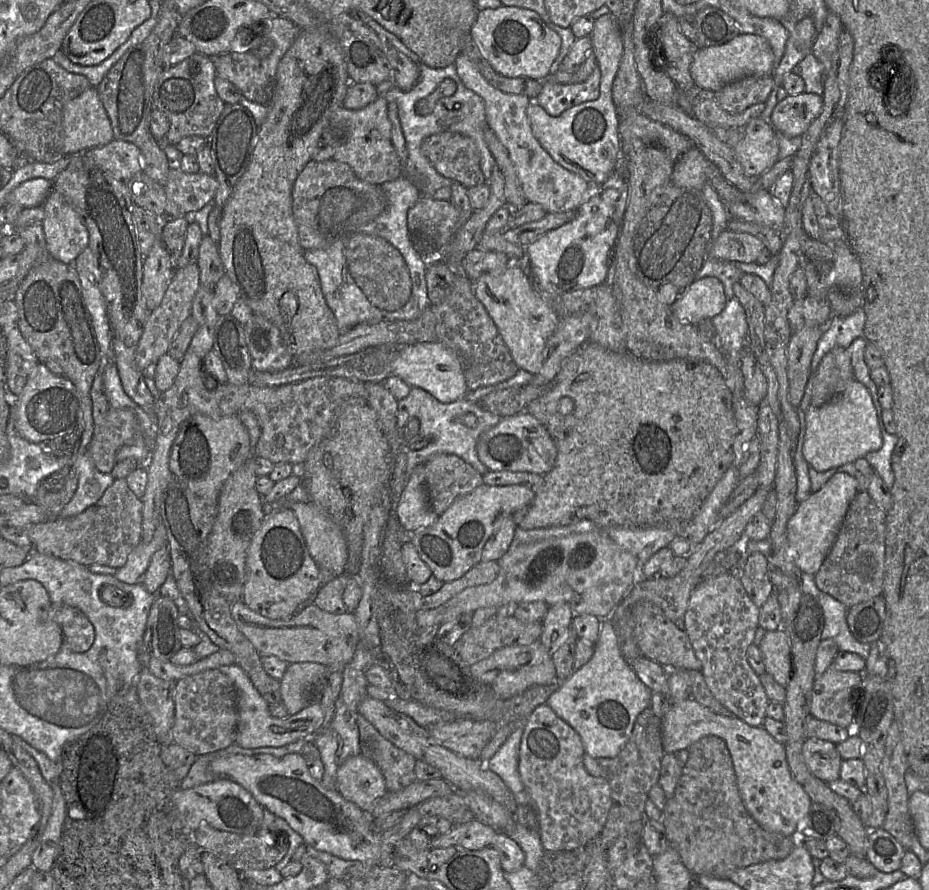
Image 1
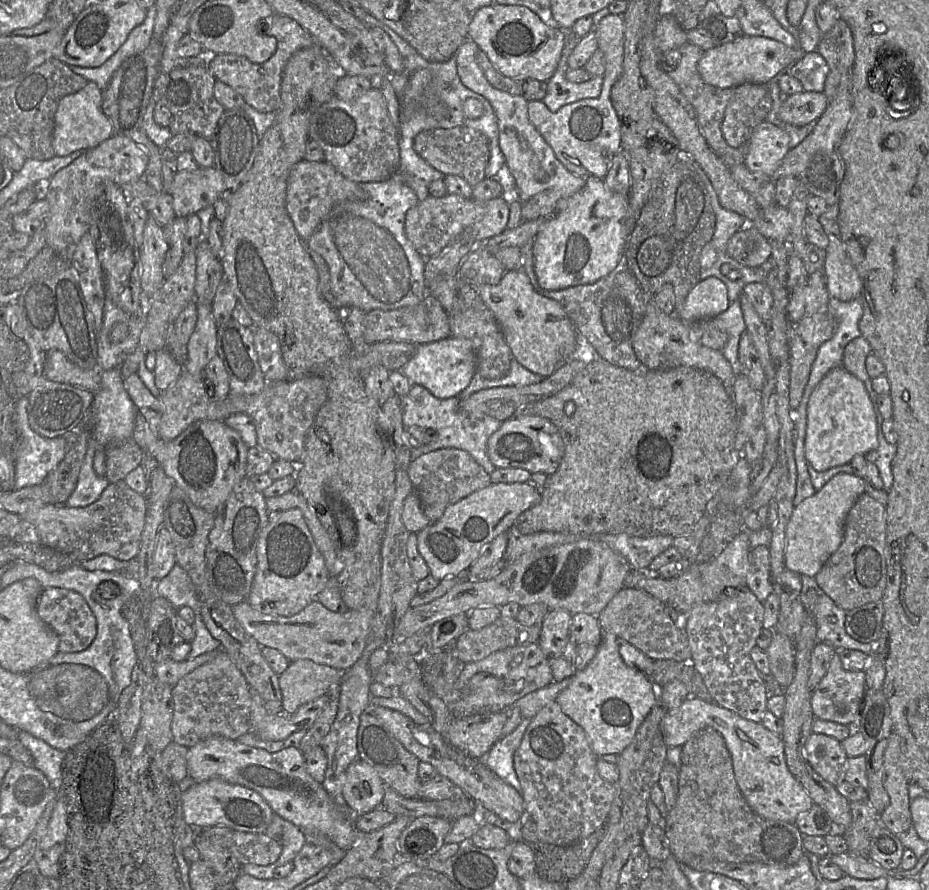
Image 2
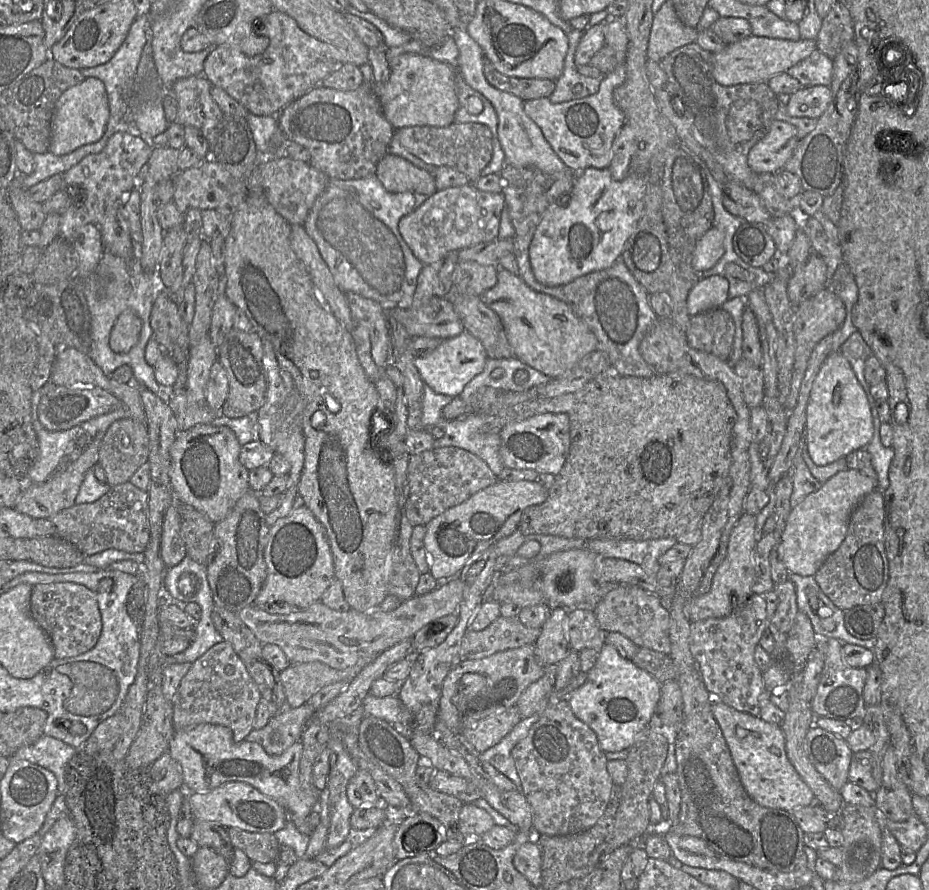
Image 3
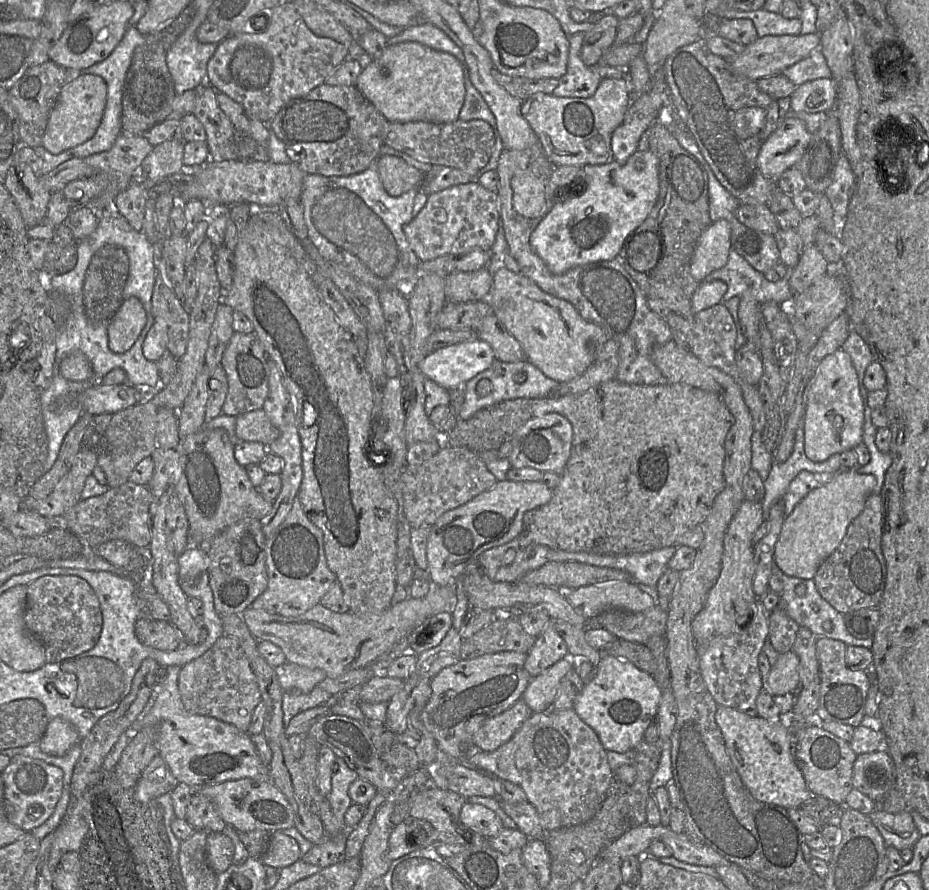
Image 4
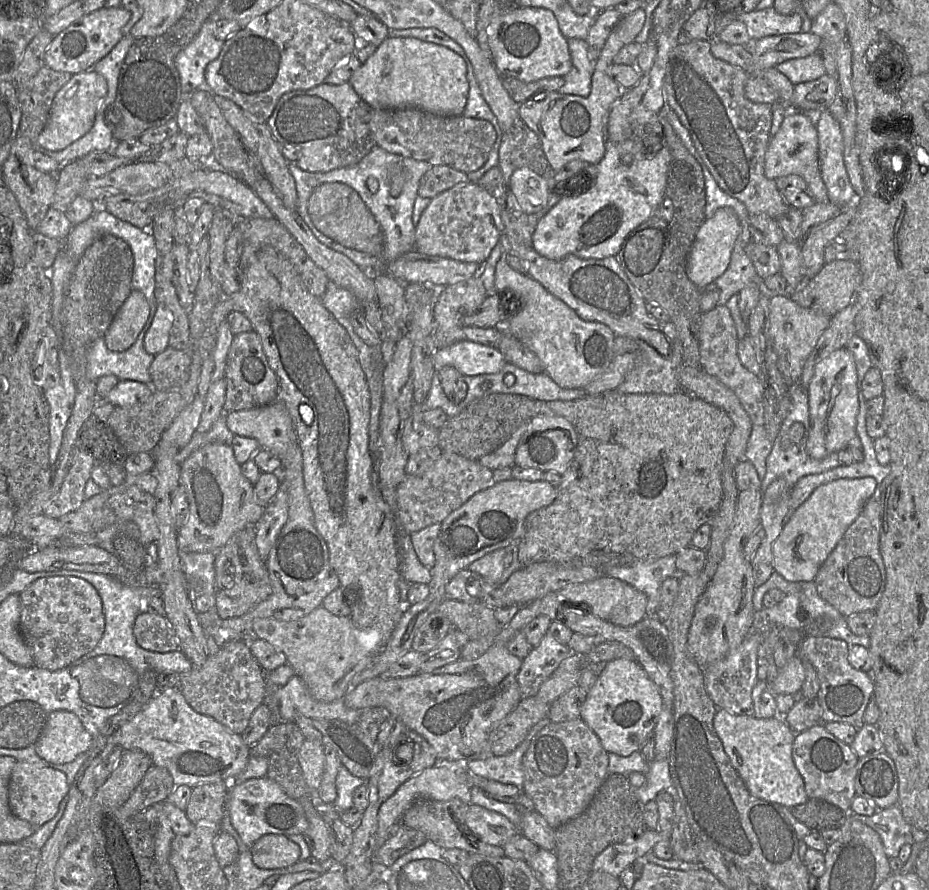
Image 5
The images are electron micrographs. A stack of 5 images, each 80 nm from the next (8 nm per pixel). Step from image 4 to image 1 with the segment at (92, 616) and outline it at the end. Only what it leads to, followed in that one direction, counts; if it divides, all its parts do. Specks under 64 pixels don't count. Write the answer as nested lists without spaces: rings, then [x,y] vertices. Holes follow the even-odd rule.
[[[52,603],[52,619],[61,627],[64,640],[76,653],[88,651],[94,643],[95,629],[89,619],[77,608]]]

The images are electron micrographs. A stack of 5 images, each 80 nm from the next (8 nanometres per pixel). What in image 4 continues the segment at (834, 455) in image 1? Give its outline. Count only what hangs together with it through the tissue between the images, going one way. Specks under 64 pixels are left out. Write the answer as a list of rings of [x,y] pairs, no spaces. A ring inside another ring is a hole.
[[[838,349],[823,358],[806,388],[803,429],[807,458],[813,462],[824,462],[834,454],[853,450],[863,442],[863,425],[864,402],[857,372],[850,356]]]

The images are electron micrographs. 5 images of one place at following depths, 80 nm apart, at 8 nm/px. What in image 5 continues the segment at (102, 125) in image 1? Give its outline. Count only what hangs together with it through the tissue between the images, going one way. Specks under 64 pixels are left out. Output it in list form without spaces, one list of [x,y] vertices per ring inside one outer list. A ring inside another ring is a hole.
[[[93,69],[73,74],[57,92],[46,126],[39,134],[37,143],[47,150],[63,150],[88,133],[94,125],[96,112],[107,95],[106,79]]]

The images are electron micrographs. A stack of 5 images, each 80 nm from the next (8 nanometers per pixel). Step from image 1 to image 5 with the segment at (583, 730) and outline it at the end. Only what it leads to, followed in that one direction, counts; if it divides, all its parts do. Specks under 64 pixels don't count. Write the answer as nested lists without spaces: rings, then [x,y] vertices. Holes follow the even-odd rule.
[[[617,658],[607,662],[586,693],[580,718],[597,735],[607,753],[629,756],[640,751],[653,736],[662,709],[662,697],[641,665],[635,659]]]

